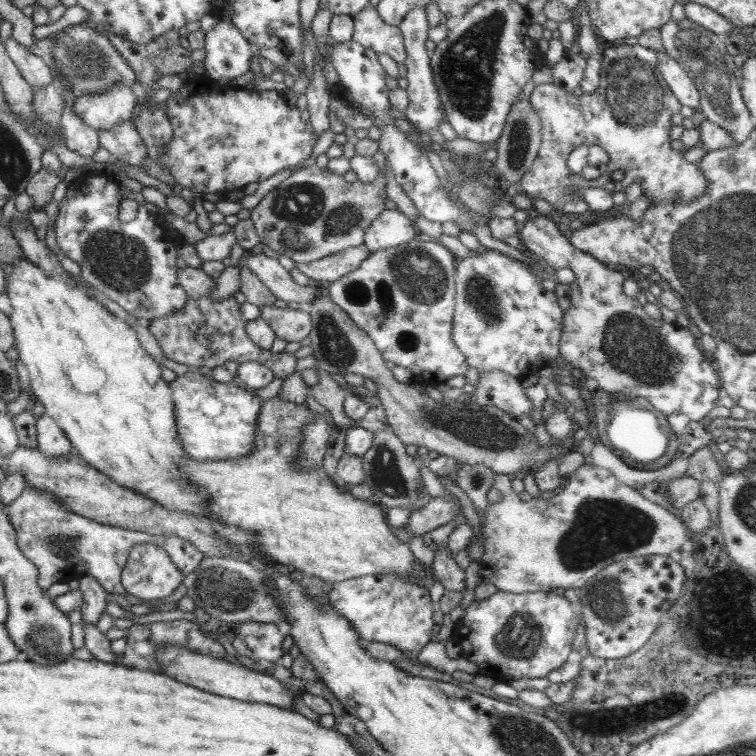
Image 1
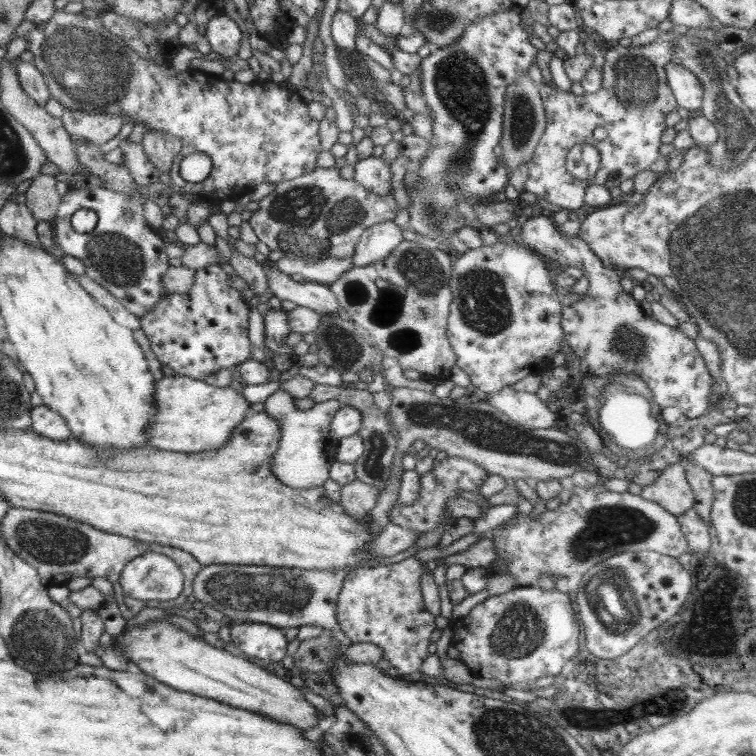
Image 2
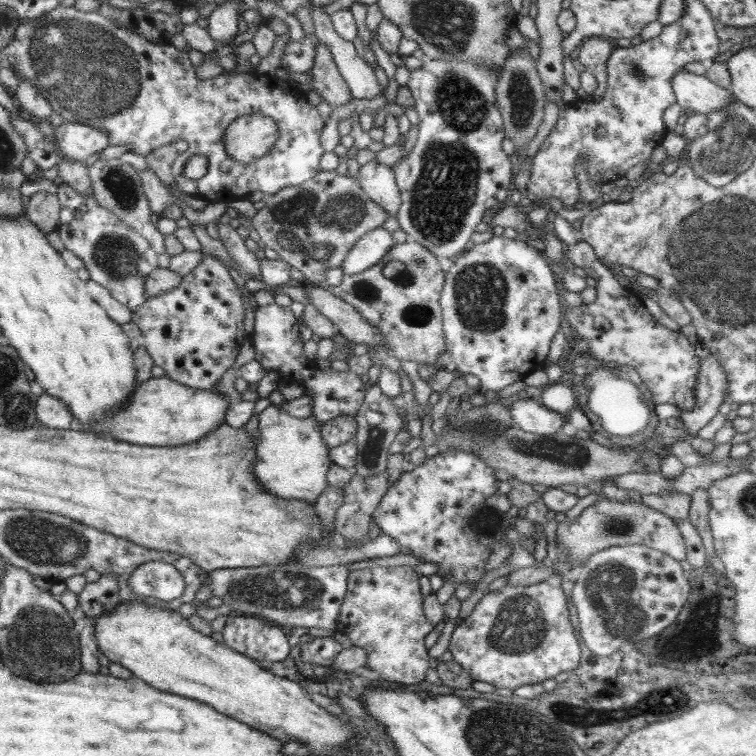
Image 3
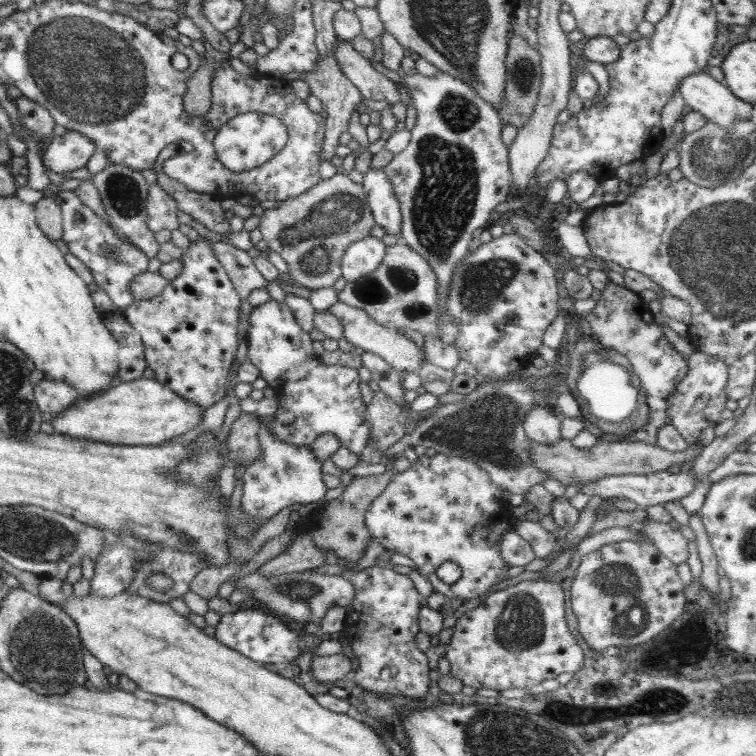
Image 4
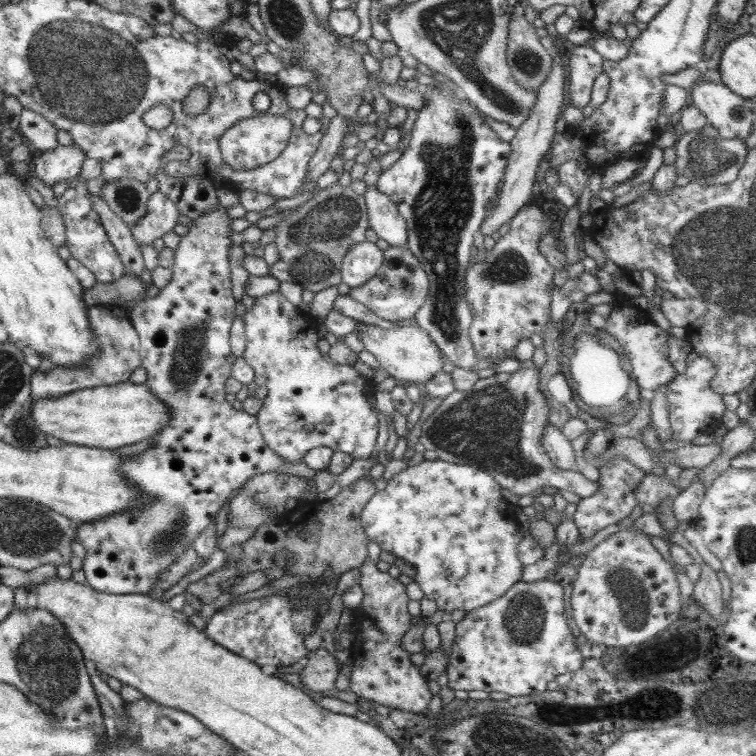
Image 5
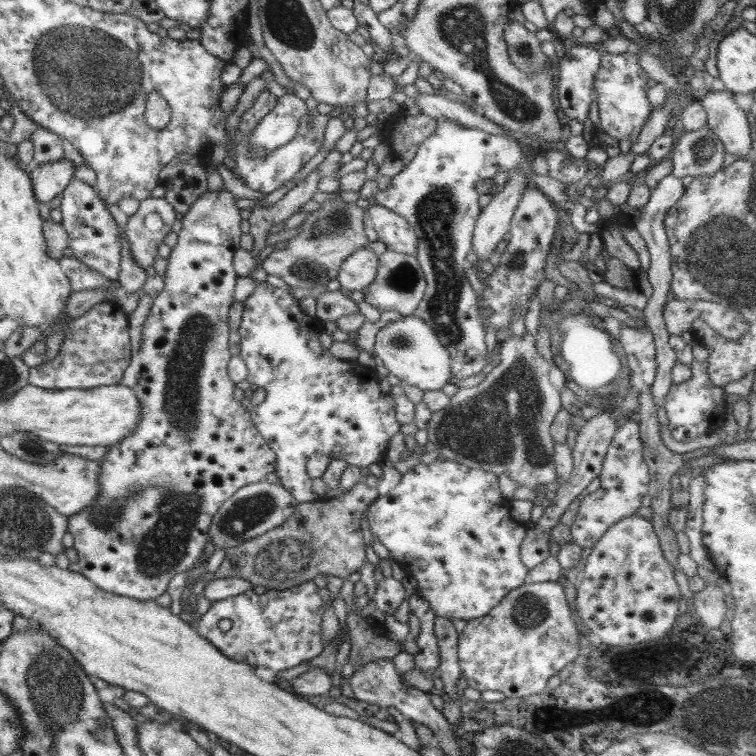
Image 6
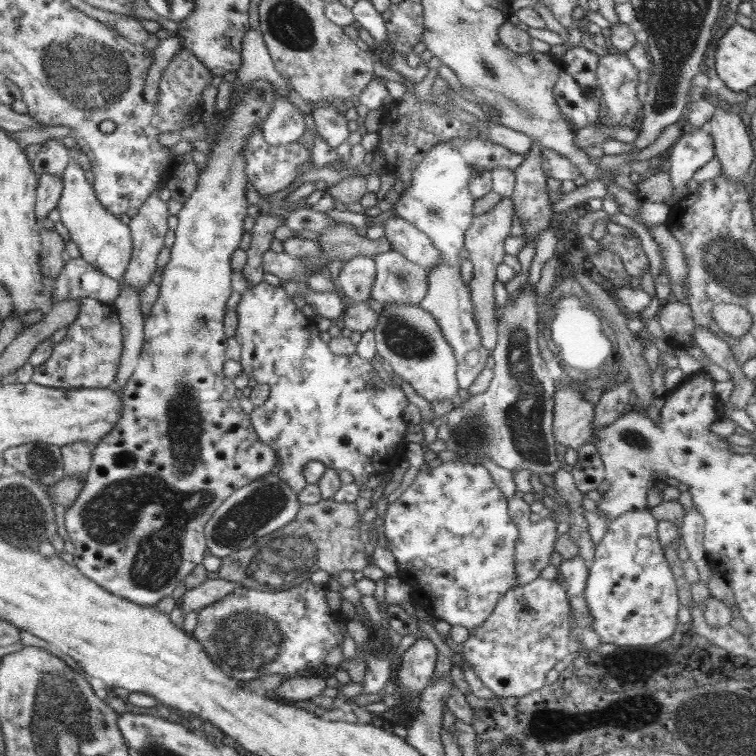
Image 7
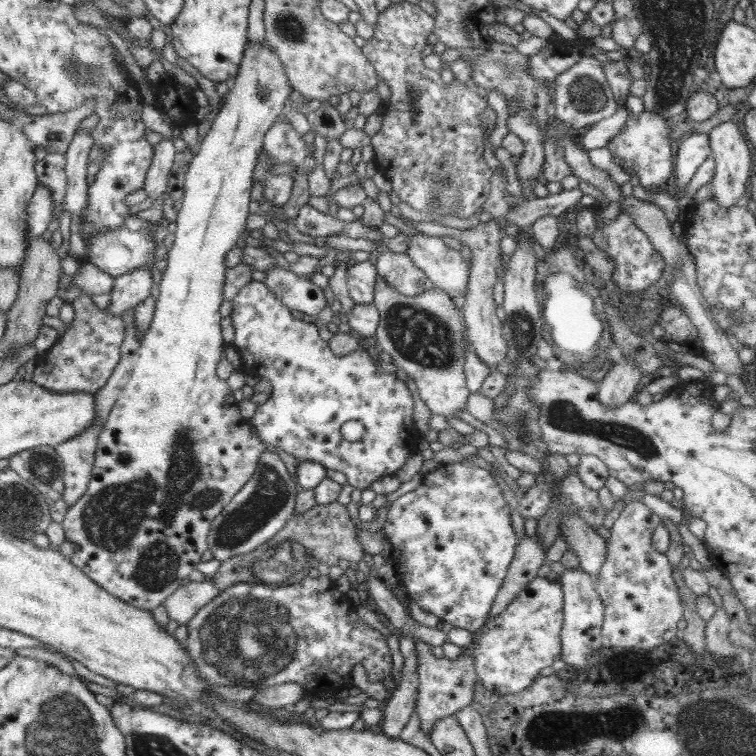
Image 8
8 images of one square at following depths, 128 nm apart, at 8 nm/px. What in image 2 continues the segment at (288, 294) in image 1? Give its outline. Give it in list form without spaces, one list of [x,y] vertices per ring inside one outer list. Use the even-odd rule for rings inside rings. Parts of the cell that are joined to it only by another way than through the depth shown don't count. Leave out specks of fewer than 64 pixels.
[[[269,259],[264,264],[260,263],[260,266],[266,274],[270,290],[280,301],[293,302],[314,310],[319,315],[343,315],[336,296],[327,285],[309,281],[294,282],[288,275],[280,273]]]

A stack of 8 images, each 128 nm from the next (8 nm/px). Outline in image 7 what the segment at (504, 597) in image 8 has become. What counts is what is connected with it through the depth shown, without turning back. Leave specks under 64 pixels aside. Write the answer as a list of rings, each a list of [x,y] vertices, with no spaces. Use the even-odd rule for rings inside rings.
[[[513,495],[507,498],[508,514],[512,522],[516,523],[519,530],[518,538],[515,544],[515,576],[517,576],[515,586],[524,586],[538,578],[542,570],[550,565],[550,556],[555,551],[556,544],[556,526],[558,519],[552,519],[550,516],[542,517],[538,522],[530,521],[530,506],[524,499]]]

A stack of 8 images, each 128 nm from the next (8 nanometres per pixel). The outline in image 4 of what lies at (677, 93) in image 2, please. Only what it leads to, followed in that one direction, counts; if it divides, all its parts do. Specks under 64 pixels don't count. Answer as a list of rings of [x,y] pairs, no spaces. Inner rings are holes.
[[[703,71],[685,76],[678,90],[688,109],[731,130],[737,120],[751,120],[752,105],[740,100],[727,86]]]

